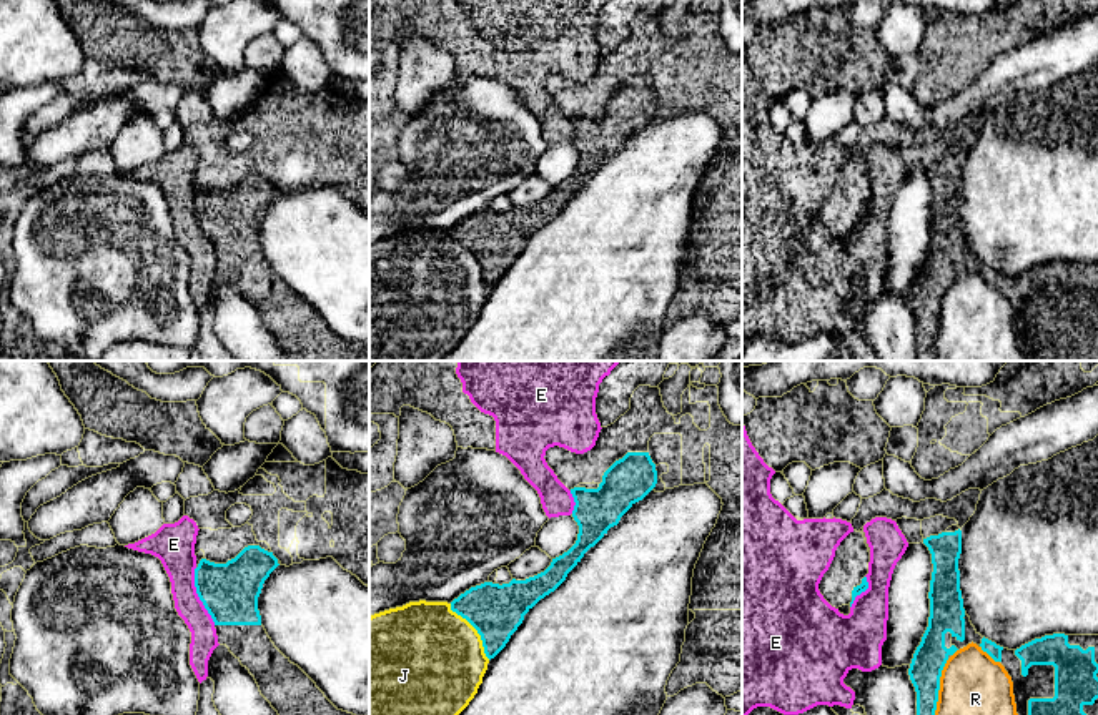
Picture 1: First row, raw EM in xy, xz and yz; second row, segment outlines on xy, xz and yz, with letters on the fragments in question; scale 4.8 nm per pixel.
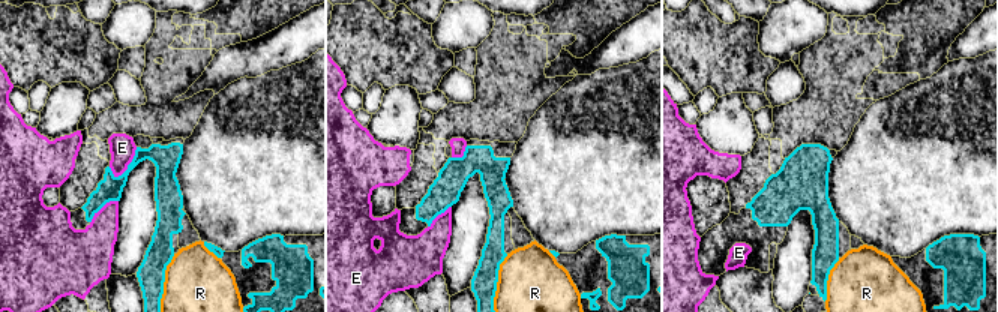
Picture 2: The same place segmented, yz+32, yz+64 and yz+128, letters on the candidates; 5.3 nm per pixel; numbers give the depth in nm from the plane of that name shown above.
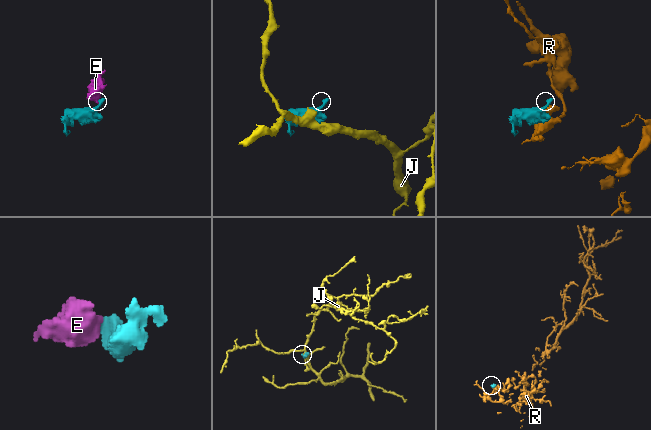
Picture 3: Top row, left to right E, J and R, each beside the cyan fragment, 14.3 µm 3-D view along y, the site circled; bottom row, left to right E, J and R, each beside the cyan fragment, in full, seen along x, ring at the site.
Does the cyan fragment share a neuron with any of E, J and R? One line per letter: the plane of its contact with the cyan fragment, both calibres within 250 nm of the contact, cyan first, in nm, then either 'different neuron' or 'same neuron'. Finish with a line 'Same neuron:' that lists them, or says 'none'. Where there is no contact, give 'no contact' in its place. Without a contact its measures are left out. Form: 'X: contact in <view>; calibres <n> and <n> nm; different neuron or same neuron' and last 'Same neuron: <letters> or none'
E: contact in xy; calibres 280 and 180 nm; different neuron
J: contact in xz; calibres 260 and 480 nm; different neuron
R: contact in yz; calibres 160 and 300 nm; different neuron
Same neuron: none

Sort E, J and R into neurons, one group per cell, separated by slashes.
E / J / R

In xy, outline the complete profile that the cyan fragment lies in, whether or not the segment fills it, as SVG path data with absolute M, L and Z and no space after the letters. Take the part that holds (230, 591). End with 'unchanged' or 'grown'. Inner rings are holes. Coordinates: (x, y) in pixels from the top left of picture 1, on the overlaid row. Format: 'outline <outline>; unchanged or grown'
outline M260 545L245 547L226 564L215 564L206 559L200 560L195 569L195 587L215 622L218 644L226 645L241 665L250 670L261 695L271 703L278 715L353 715L338 710L316 683L274 647L261 625L258 597L265 580L278 565L278 559L273 552Z; grown

